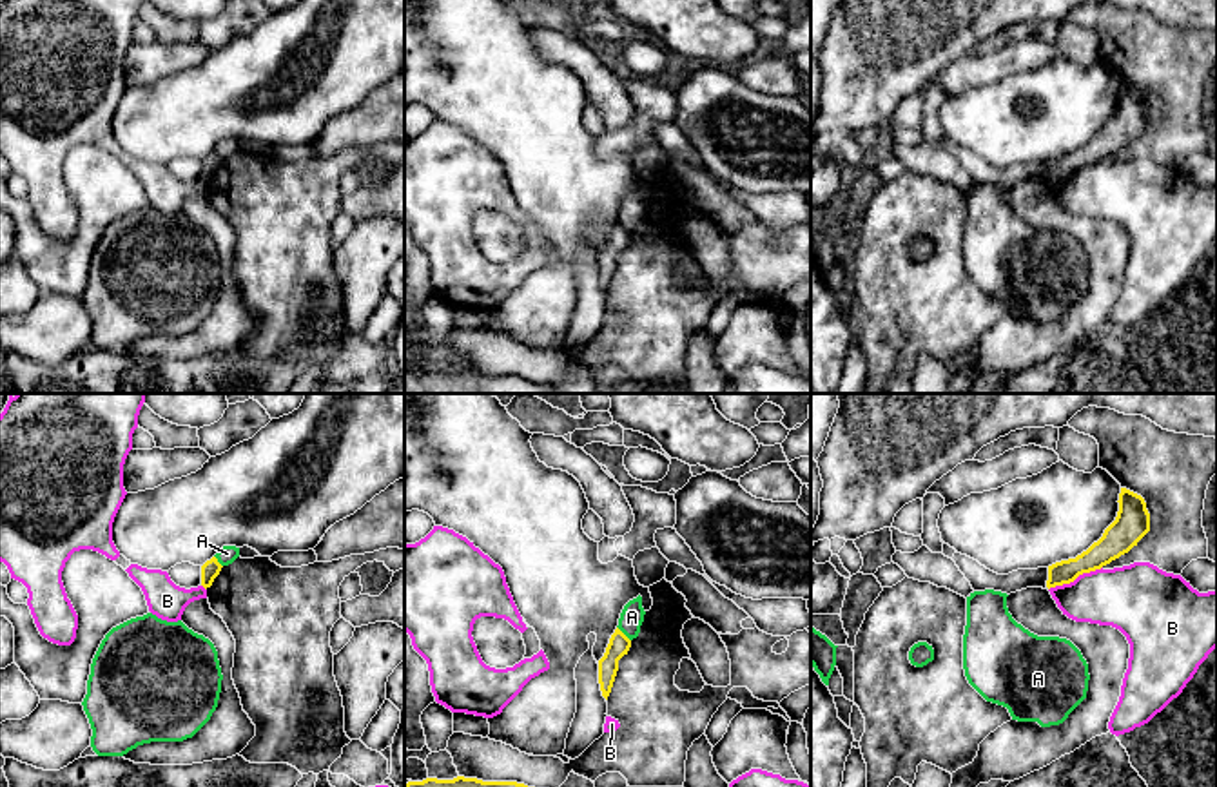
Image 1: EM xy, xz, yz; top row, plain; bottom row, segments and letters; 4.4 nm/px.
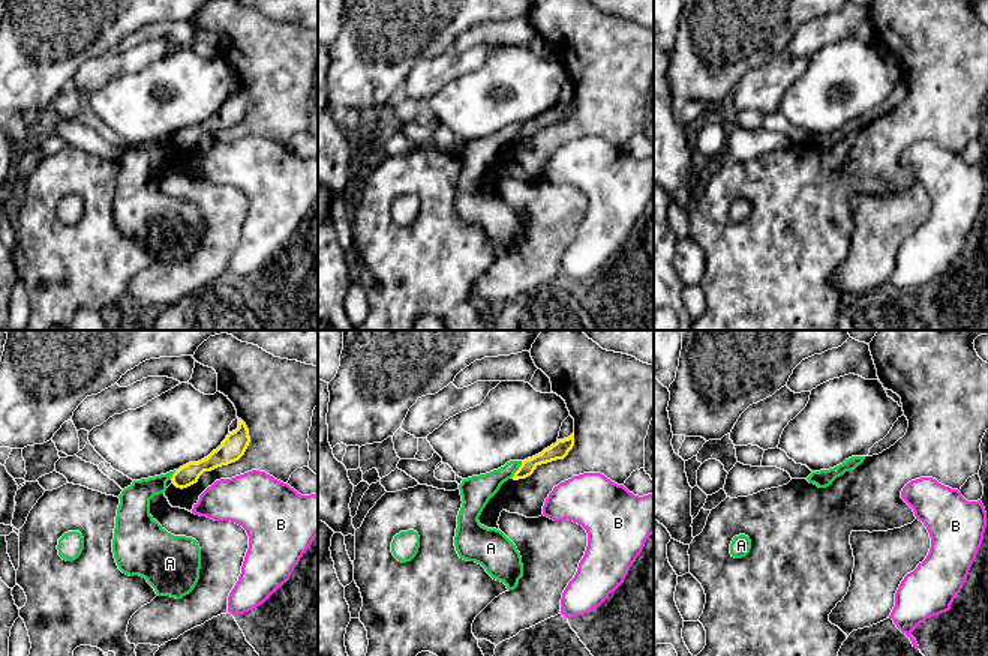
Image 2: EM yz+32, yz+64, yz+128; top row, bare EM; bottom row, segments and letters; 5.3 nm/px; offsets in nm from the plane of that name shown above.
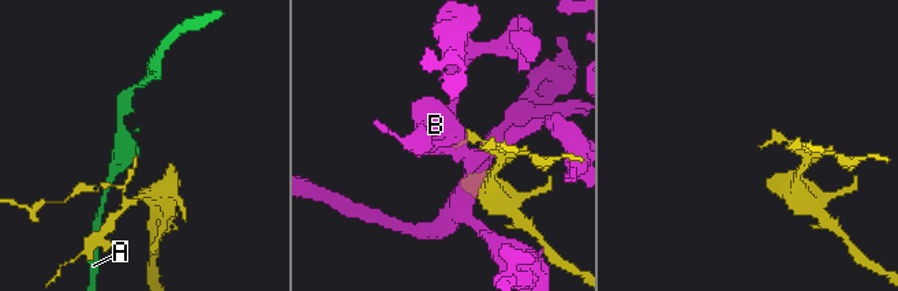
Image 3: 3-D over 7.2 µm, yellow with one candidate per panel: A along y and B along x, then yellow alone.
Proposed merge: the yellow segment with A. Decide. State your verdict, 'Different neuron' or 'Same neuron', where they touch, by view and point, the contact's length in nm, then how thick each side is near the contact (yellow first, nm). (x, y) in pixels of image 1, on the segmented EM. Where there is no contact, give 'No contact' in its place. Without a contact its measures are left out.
Different neuron. Touches yellow at xz (623, 633). Shared border 90 nm. Thickness 100 nm (yellow) against 110 nm

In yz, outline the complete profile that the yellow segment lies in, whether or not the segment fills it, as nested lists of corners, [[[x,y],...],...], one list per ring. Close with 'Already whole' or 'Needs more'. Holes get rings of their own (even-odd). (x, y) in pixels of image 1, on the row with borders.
[[[1121,488],[1119,511],[1103,537],[1076,559],[1048,566],[1047,588],[1074,582],[1079,575],[1101,569],[1128,553],[1150,531],[1150,513],[1141,495]]]. Already whole

